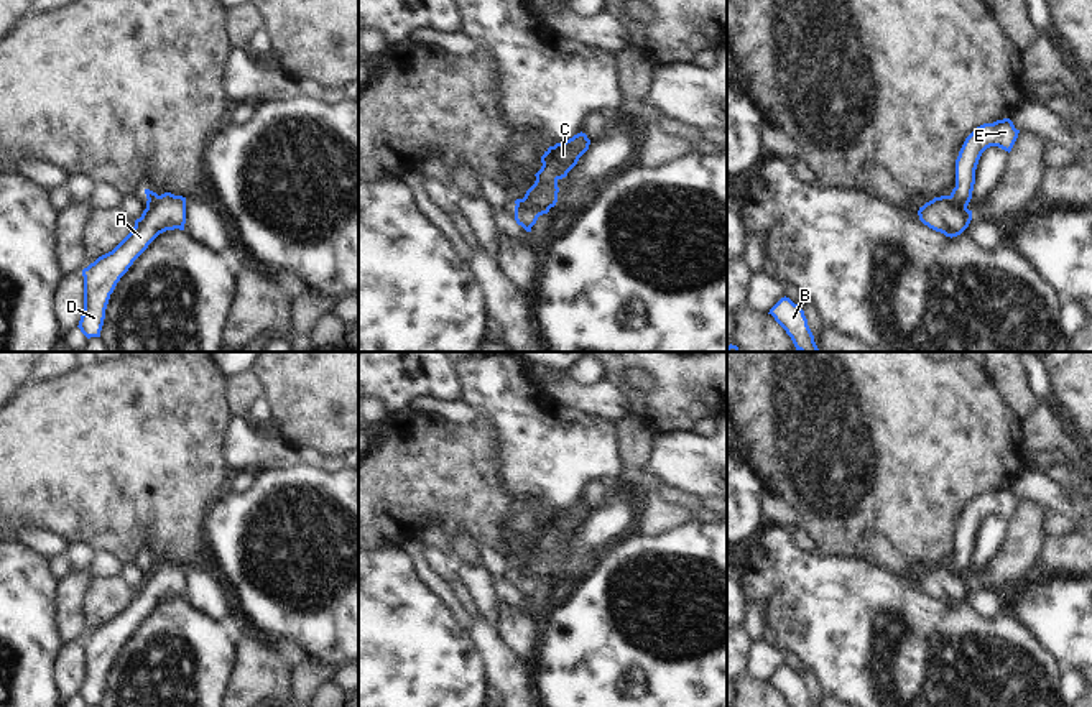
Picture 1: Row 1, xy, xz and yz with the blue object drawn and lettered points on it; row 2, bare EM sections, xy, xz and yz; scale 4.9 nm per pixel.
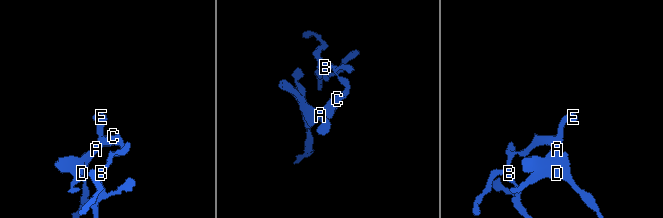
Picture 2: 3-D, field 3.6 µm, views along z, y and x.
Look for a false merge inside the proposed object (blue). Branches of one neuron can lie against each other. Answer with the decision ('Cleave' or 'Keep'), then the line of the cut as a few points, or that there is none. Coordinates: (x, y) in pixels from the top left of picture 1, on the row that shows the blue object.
Keep. No split

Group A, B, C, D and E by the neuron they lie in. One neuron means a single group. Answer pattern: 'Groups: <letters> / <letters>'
Groups: A B C D E

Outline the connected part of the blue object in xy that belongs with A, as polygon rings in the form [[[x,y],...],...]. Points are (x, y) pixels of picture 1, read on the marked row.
[[[145,189],[145,194],[146,209],[135,220],[133,230],[112,252],[82,270],[84,312],[77,327],[87,339],[100,337],[110,294],[133,261],[160,233],[184,230],[186,197],[171,192],[158,196],[150,189]]]

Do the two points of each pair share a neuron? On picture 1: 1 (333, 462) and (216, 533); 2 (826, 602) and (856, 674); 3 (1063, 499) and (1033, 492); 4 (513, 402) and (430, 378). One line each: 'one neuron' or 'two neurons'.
1: two neurons
2: one neuron
3: one neuron
4: two neurons

